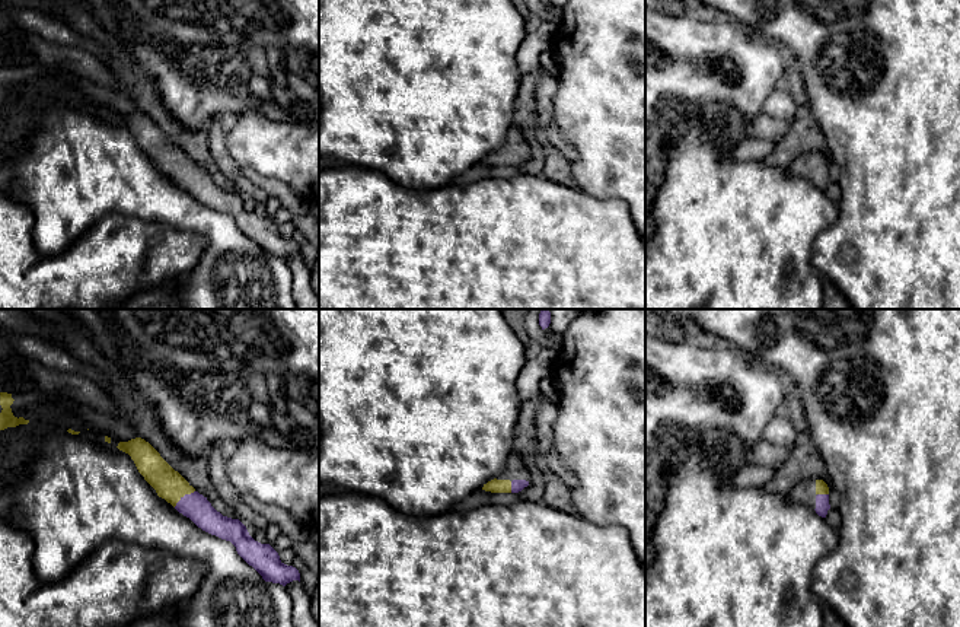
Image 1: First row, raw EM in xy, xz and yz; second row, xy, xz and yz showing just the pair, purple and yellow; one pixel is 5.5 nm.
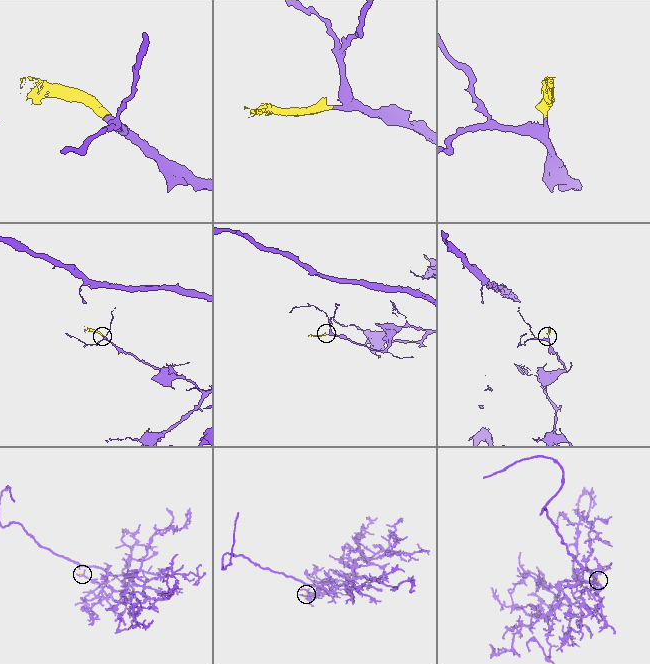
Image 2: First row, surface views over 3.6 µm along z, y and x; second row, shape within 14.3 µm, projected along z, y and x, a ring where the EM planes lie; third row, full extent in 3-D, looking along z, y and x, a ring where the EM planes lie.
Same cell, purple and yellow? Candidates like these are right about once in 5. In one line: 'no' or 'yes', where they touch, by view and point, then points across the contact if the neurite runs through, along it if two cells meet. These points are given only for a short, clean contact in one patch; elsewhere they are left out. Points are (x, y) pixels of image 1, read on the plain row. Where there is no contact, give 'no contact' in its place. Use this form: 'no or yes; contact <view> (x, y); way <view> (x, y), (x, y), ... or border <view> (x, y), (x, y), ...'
yes; contact xy (184, 169); way xy (195, 180), (184, 169), (169, 158)

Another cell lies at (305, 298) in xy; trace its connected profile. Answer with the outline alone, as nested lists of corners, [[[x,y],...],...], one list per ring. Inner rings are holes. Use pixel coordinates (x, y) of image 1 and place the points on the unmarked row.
[[[299,254],[286,258],[293,276],[293,297],[297,309],[319,309],[319,297],[310,283],[310,268]]]

